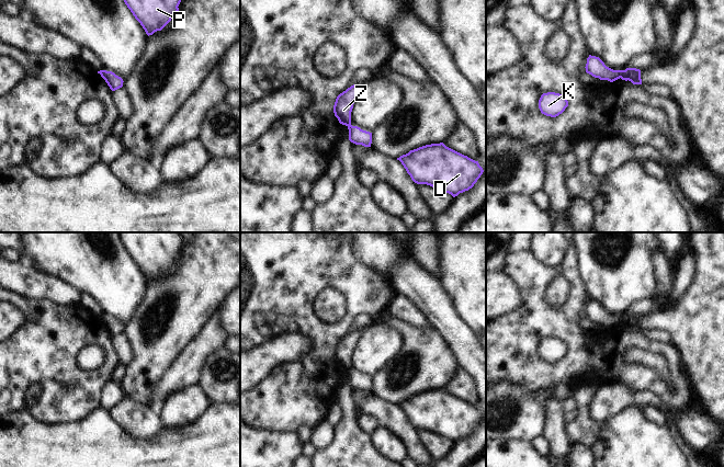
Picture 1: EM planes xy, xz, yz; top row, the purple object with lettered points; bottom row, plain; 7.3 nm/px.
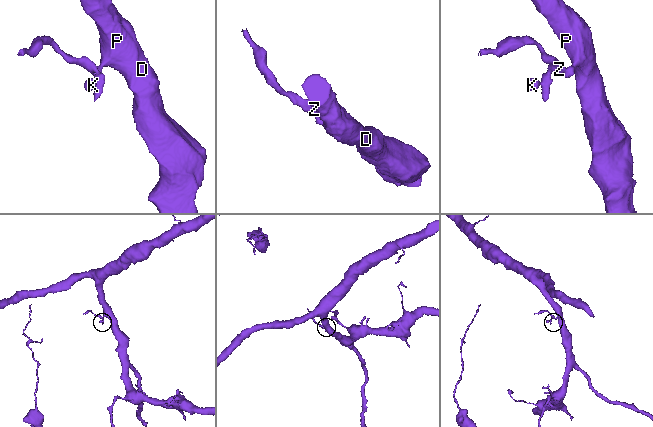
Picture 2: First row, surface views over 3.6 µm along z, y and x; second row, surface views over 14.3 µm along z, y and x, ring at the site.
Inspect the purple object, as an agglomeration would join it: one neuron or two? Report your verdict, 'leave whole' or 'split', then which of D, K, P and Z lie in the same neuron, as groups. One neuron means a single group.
split; groups D P / K Z

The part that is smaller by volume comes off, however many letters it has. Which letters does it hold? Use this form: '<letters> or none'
K, Z

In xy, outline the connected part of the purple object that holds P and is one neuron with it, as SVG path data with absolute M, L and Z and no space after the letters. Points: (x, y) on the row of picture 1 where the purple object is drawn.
M124 0L146 34L161 31L179 11L181 0Z

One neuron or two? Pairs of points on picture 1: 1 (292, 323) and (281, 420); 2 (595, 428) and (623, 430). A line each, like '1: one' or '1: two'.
1: one
2: two

